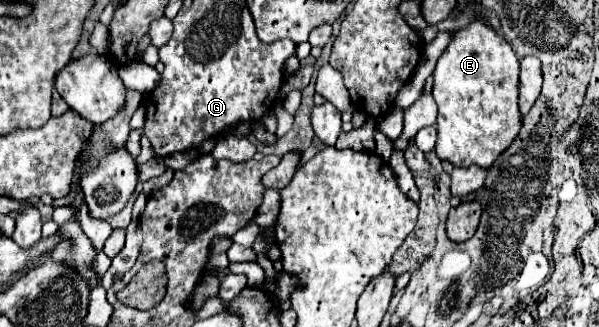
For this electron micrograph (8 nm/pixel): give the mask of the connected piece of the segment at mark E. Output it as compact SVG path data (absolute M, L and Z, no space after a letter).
M481 20L471 22L467 28L453 32L449 48L437 60L433 72L433 98L439 106L437 116L437 146L435 152L441 160L449 160L453 166L479 166L491 168L497 156L505 152L521 130L521 112L518 106L519 61L511 44L487 28Z

